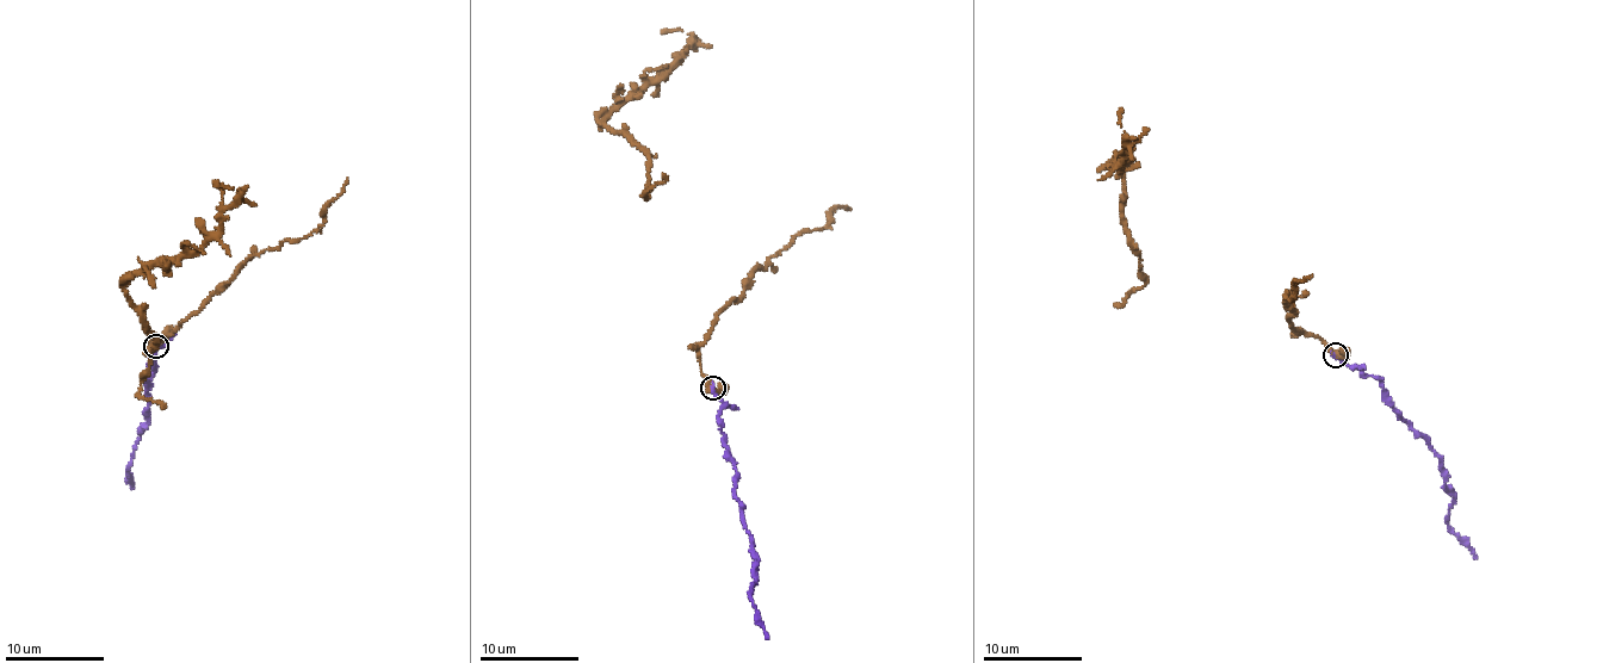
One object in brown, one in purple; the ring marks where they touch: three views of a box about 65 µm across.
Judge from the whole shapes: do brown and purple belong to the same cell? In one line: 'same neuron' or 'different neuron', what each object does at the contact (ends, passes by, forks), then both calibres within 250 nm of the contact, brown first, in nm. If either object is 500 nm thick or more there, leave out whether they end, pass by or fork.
same neuron | brown forks | purple ends | 280/260 nm

